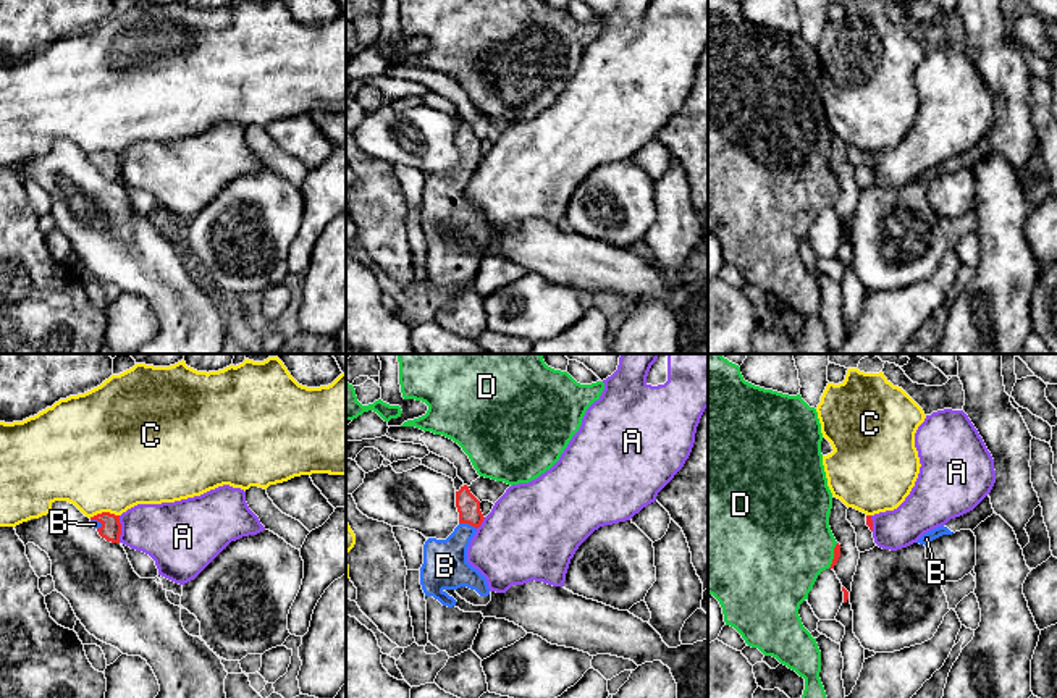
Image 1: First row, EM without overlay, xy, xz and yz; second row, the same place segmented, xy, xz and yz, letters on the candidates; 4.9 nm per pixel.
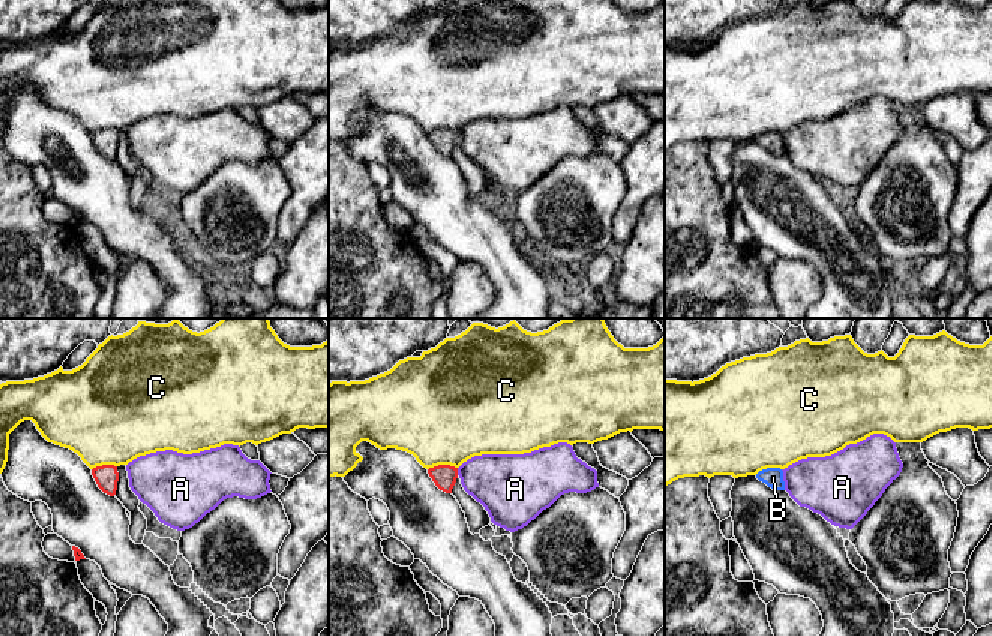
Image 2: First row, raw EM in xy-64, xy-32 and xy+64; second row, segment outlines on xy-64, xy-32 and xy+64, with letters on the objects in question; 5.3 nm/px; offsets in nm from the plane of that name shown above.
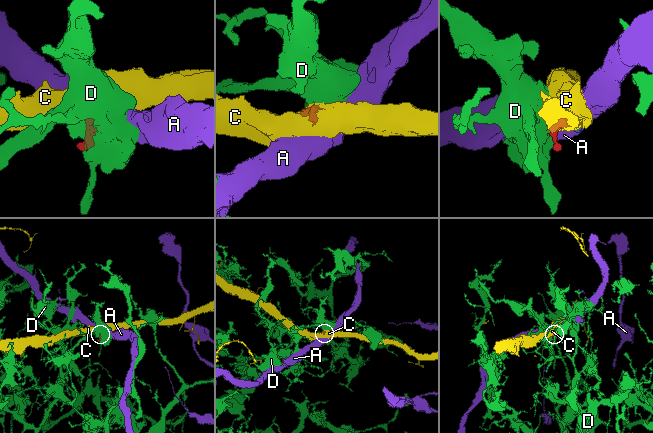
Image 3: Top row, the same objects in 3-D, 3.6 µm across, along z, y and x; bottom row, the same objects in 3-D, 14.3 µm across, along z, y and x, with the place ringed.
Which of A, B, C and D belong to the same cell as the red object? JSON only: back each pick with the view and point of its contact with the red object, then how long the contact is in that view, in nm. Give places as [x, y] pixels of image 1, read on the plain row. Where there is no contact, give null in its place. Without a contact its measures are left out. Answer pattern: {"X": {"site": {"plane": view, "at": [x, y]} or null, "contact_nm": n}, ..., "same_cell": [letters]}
{"B": {"site": {"plane": "xz", "at": [467, 160]}, "contact_nm": 90}, "D": {"site": {"plane": "yz", "at": [834, 194]}, "contact_nm": 140}, "same_cell": ["B", "D"]}

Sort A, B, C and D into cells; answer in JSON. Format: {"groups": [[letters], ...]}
{"groups": [["A"], ["B", "D"], ["C"]]}

